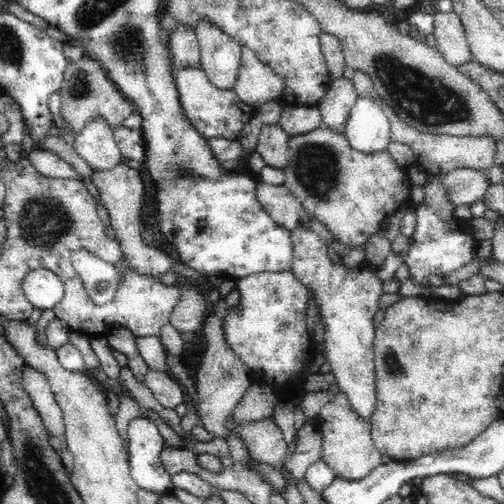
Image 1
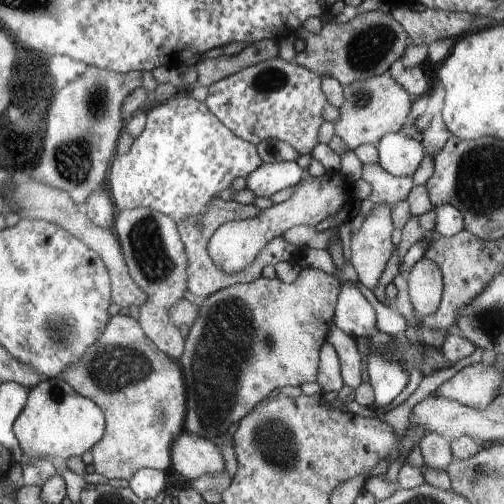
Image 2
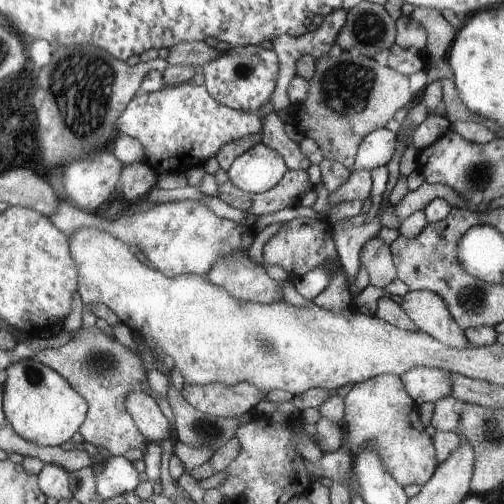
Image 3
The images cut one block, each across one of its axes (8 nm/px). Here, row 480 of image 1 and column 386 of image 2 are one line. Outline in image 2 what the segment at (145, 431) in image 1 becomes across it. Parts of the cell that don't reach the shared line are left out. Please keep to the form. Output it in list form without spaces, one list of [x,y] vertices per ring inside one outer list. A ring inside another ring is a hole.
[[[385,134],[379,144],[377,144],[377,154],[379,154],[379,166],[395,176],[413,176],[413,172],[419,168],[419,162],[423,160],[423,146],[421,142],[407,138],[405,134]]]

